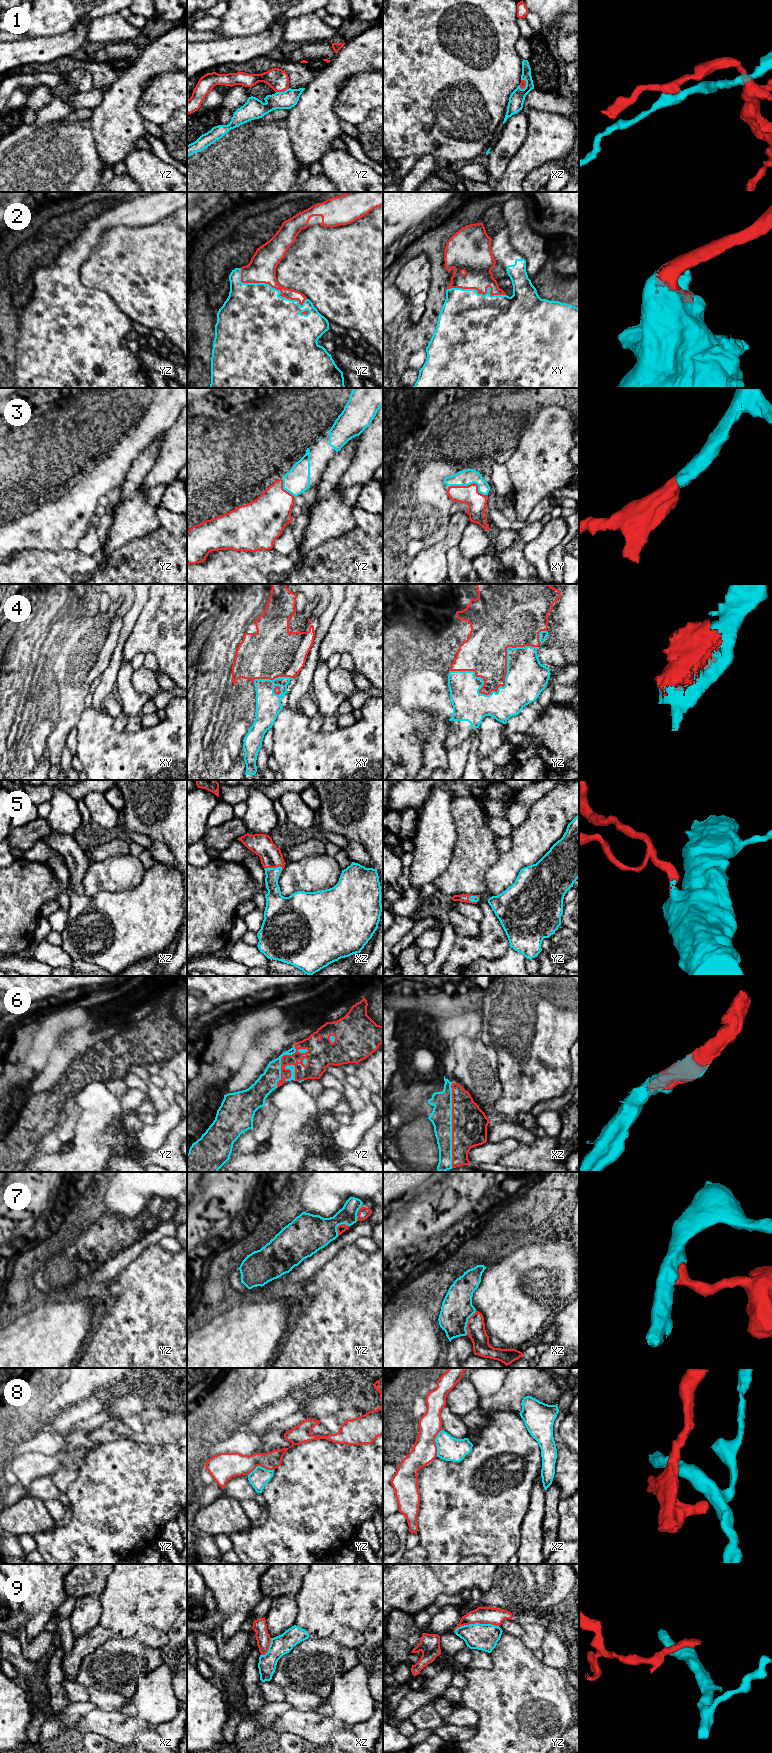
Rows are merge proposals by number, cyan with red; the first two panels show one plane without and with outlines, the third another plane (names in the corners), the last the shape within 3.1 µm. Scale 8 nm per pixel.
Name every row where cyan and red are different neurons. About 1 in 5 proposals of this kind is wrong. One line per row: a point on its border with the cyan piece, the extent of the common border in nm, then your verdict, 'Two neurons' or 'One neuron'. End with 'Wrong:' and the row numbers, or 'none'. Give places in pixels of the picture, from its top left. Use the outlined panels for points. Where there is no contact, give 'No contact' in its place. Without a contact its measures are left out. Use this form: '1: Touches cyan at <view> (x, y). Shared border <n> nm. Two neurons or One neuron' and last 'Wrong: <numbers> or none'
1: Touches cyan at yz (282, 92). Shared border 120 nm. Two neurons
2: Touches cyan at yz (268, 284). Shared border 600 nm. One neuron
3: Touches cyan at xy (470, 483). Shared border 320 nm. One neuron
4: Touches cyan at yz (500, 686). Shared border 750 nm. One neuron
5: Touches cyan at xz (274, 868). Shared border 150 nm. One neuron
6: Touches cyan at xz (451, 1125). Shared border 700 nm. One neuron
7: Touches cyan at xz (467, 1322). Shared border 200 nm. One neuron
8: Touches cyan at xz (436, 1443). Shared border 220 nm. Two neurons
9: Touches cyan at yz (476, 1623). Shared border 360 nm. Two neurons
Wrong: 1, 8, 9

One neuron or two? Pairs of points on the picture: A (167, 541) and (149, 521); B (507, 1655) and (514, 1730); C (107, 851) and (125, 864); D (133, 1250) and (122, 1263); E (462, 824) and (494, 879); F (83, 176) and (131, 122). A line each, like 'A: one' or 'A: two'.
A: two
B: one
C: two
D: one
E: two
F: two

